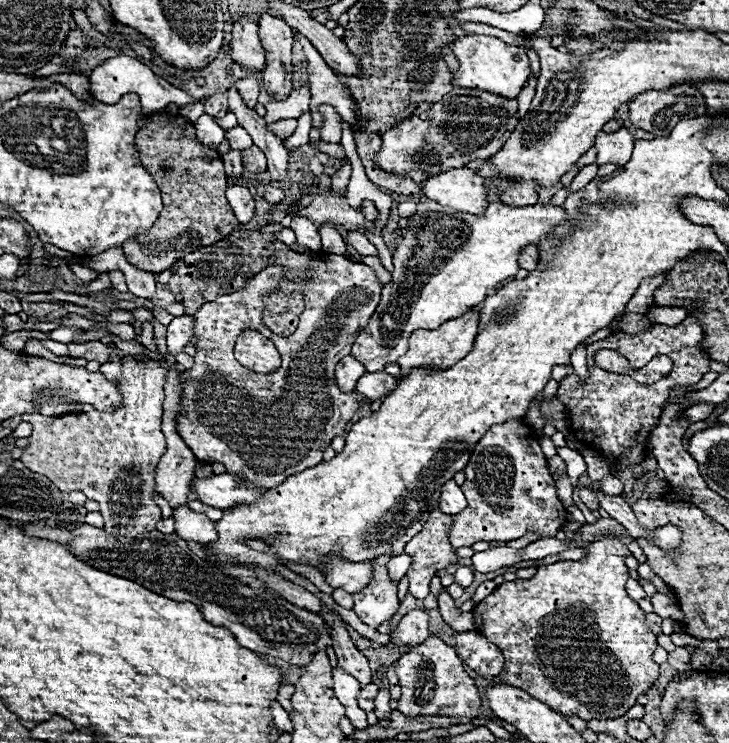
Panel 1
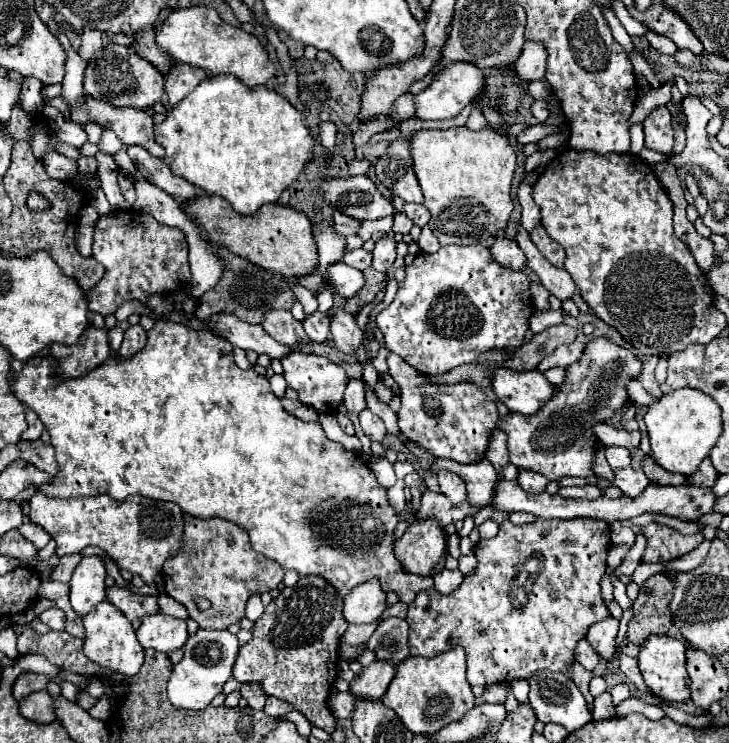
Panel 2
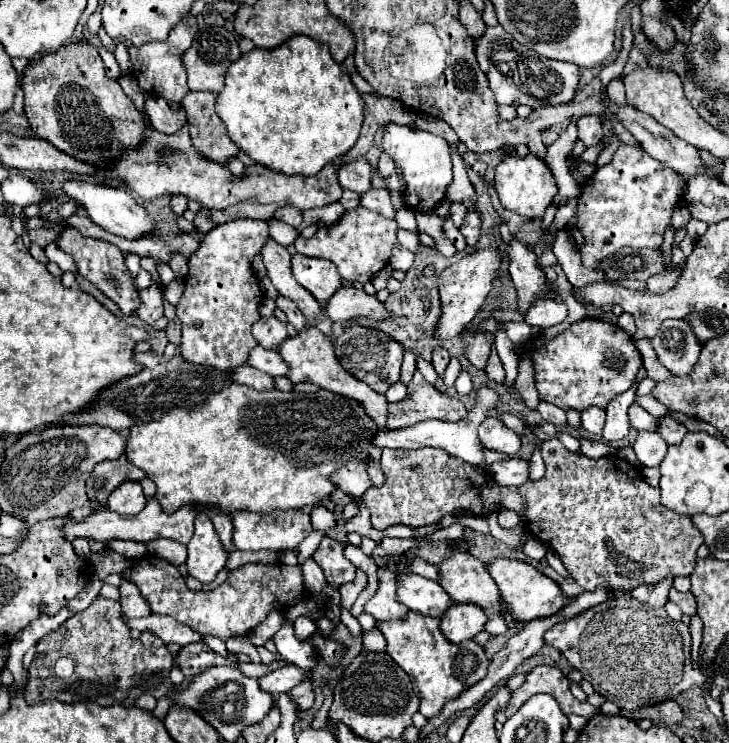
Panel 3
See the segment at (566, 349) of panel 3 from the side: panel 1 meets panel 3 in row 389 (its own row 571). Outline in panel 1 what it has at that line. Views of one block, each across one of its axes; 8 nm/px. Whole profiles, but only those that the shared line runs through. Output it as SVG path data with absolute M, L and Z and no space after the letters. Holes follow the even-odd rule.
M602 538L586 546L586 556L582 560L560 560L540 566L534 578L502 582L486 596L474 608L474 624L480 634L502 650L506 660L506 670L492 680L522 688L562 716L578 716L586 722L618 718L638 704L638 696L646 694L658 680L660 668L652 660L658 646L656 634L648 628L646 614L640 610L638 602L624 590L624 584L630 578L626 566L628 554L628 546L618 538Z

